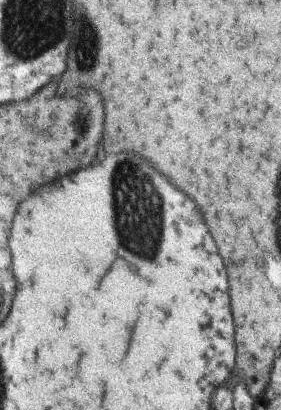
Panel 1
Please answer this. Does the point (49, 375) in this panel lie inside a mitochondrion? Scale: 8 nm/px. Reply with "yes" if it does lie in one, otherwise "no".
no

